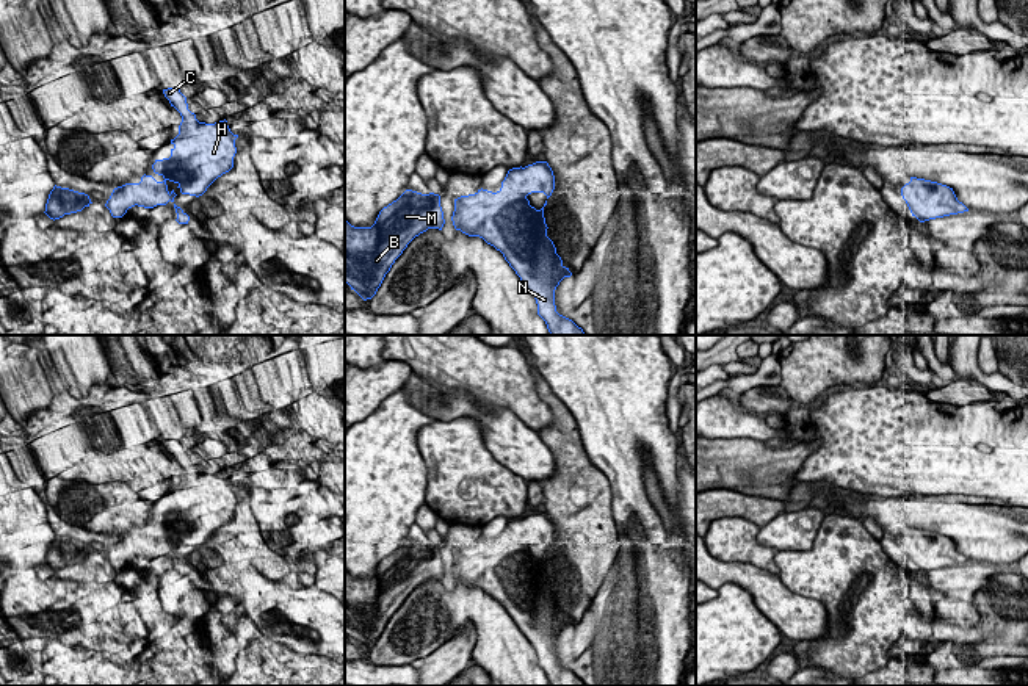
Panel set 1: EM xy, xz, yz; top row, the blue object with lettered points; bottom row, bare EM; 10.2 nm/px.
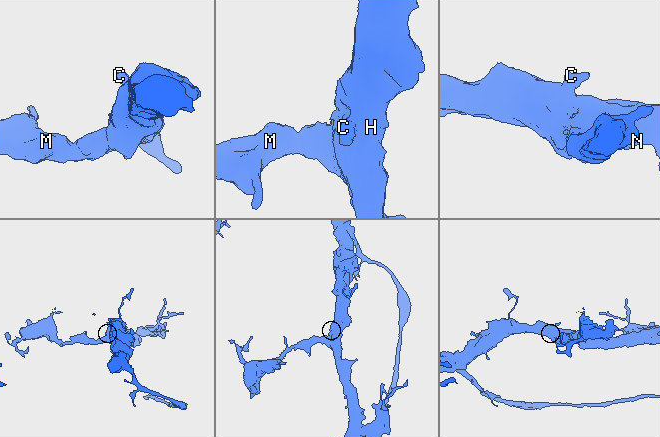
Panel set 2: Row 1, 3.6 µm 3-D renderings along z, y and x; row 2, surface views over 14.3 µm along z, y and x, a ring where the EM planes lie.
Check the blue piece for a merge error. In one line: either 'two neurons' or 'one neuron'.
one neuron

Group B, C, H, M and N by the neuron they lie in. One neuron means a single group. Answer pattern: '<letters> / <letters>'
B C H M N

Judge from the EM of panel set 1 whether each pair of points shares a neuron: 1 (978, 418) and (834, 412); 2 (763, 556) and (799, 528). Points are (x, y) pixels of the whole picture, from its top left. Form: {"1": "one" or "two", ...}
{"1": "one", "2": "two"}

